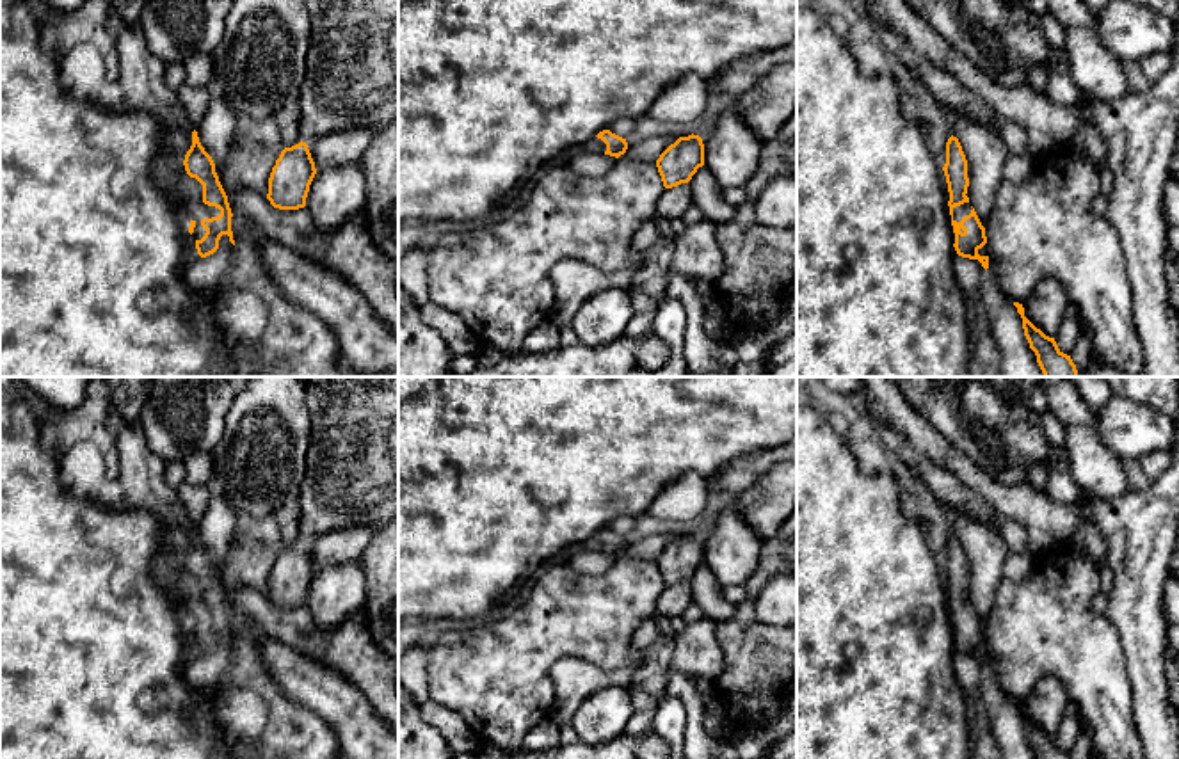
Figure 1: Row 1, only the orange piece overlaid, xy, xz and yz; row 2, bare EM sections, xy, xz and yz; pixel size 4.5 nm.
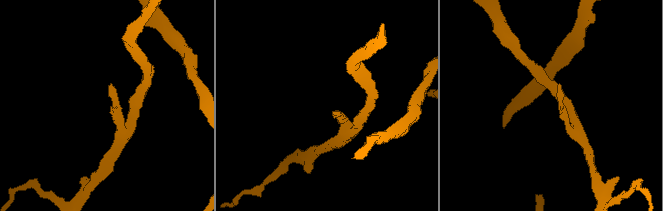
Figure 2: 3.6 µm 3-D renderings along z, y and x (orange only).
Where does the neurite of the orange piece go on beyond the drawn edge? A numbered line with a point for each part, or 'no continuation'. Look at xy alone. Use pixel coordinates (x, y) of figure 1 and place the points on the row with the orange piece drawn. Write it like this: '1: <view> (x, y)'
1: xy (141, 75)

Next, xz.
1: xz (594, 144)

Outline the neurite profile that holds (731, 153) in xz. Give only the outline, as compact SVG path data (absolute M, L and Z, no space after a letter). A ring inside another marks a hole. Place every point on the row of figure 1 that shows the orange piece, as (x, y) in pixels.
M729 107L702 144L704 165L713 174L718 192L722 192L747 183L758 169L765 142L756 137L736 107Z

